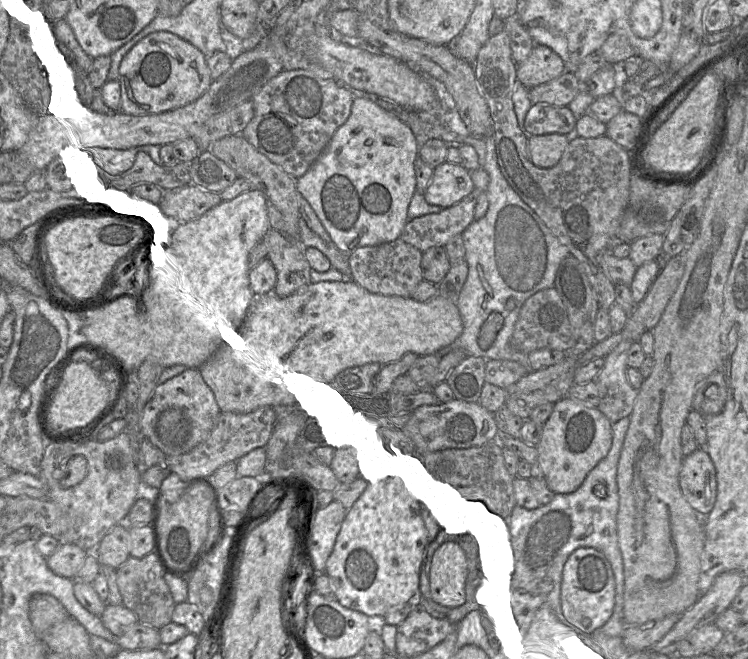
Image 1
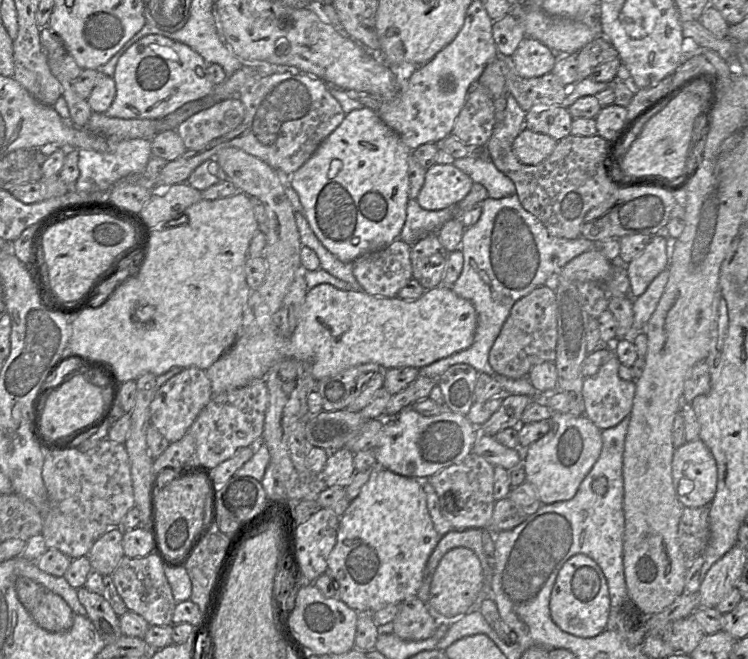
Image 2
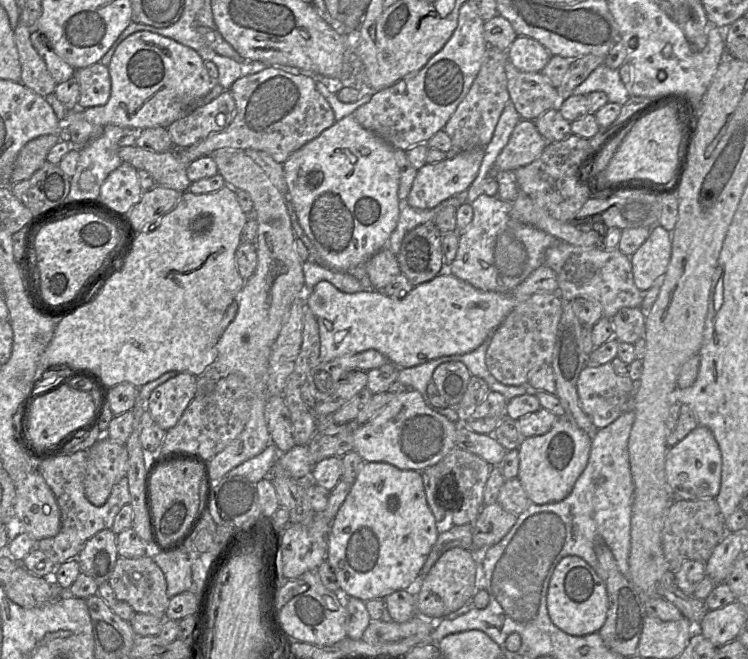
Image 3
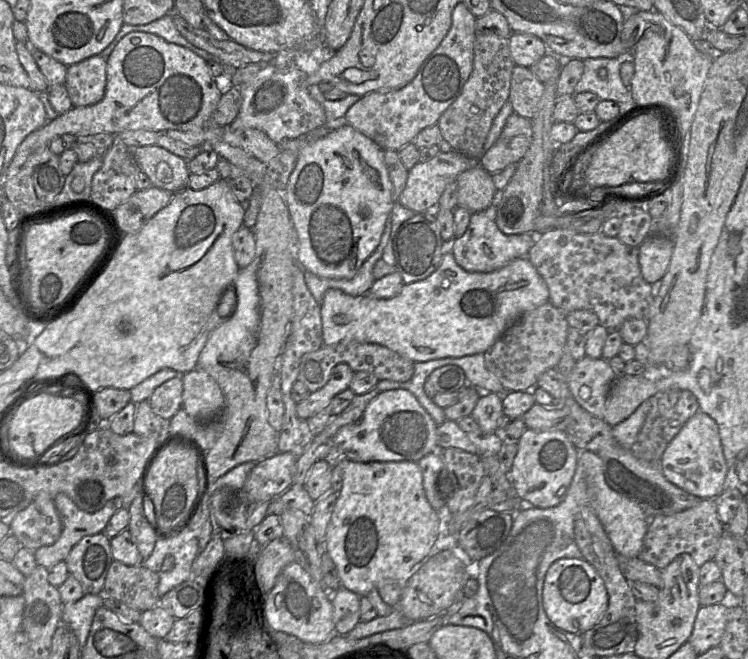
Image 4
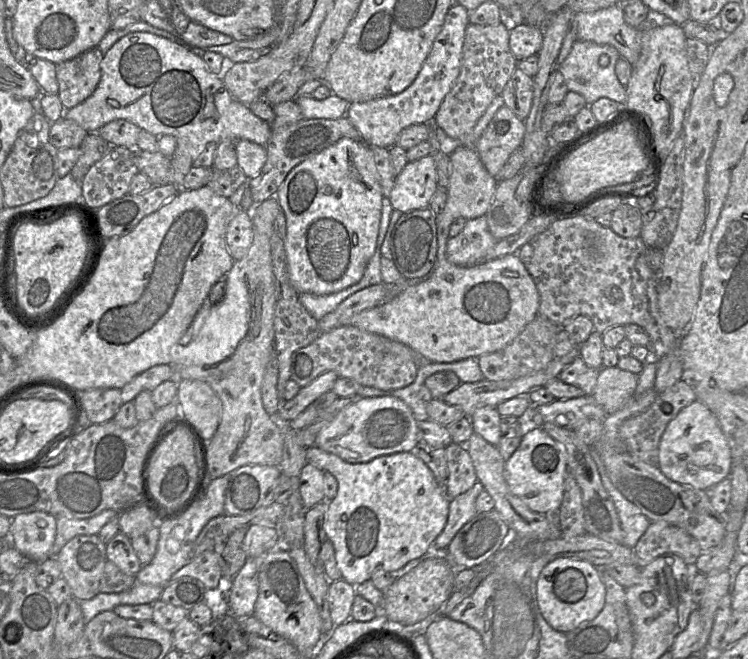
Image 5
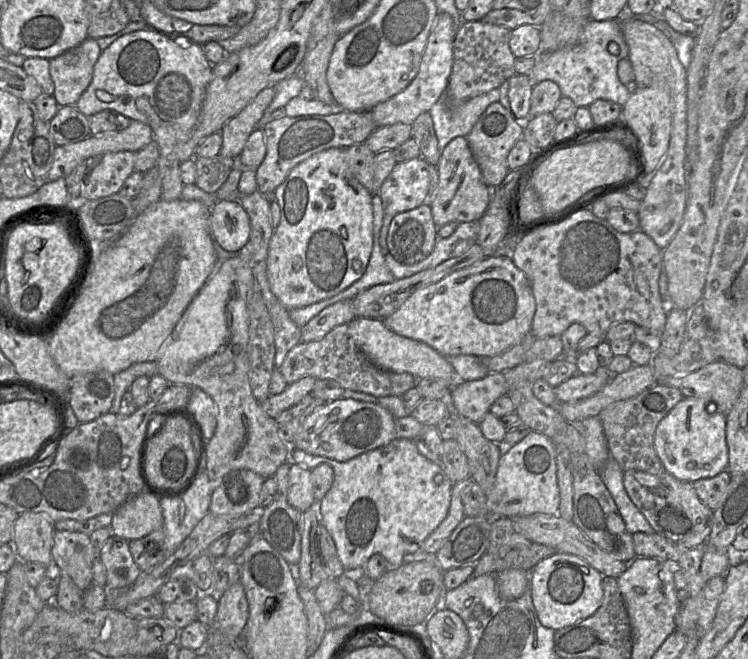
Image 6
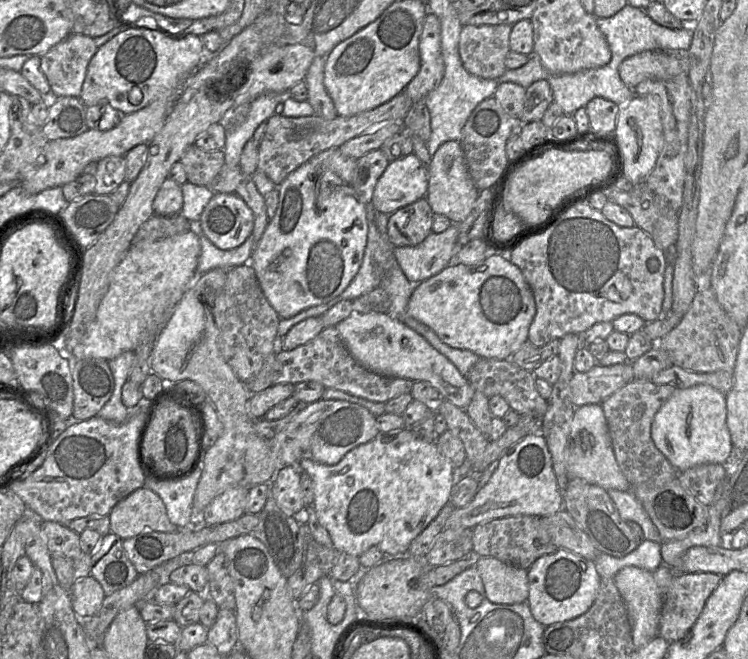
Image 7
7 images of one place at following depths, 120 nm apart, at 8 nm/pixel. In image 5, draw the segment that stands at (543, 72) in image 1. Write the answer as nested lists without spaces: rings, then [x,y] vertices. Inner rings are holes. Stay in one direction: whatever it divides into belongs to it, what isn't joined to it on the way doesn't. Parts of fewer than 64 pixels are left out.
[[[528,24],[509,25],[509,46],[517,61],[537,55],[543,43],[543,30]]]

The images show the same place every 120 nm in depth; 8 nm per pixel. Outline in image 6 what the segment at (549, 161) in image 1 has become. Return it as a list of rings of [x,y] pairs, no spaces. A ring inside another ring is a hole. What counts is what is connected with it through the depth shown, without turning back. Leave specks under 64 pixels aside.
[[[499,101],[488,106],[466,136],[473,157],[481,170],[483,181],[489,188],[496,188],[504,182],[510,171],[507,163],[508,154],[522,137],[522,121],[514,118]]]

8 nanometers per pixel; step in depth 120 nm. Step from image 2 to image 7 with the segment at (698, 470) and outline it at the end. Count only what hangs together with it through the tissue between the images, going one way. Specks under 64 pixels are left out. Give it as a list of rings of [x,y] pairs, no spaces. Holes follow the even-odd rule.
[[[707,384],[676,388],[655,415],[651,437],[657,449],[679,472],[698,464],[725,464],[732,452],[726,394]]]

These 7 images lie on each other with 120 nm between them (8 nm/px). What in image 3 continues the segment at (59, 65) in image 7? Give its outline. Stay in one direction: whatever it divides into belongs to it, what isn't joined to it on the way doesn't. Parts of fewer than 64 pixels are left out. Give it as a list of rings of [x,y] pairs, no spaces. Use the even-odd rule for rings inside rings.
[[[100,62],[85,68],[75,69],[80,94],[78,108],[85,109],[105,105],[111,94],[111,80],[108,67]]]

